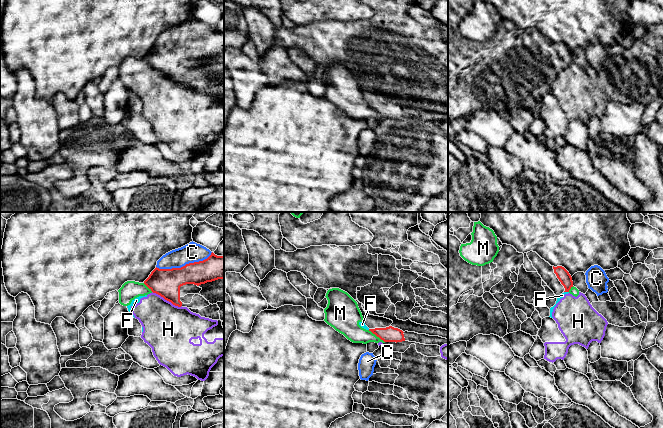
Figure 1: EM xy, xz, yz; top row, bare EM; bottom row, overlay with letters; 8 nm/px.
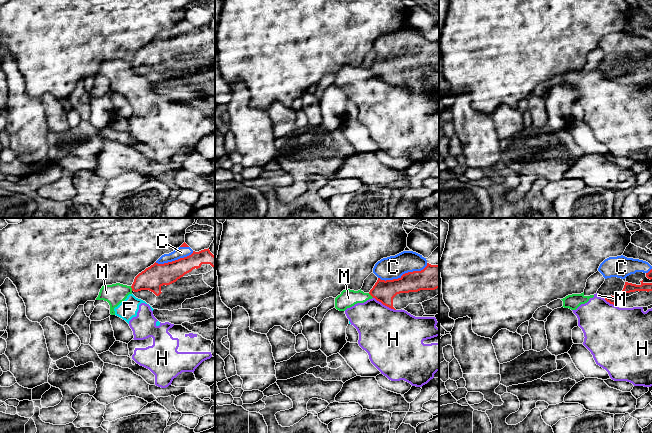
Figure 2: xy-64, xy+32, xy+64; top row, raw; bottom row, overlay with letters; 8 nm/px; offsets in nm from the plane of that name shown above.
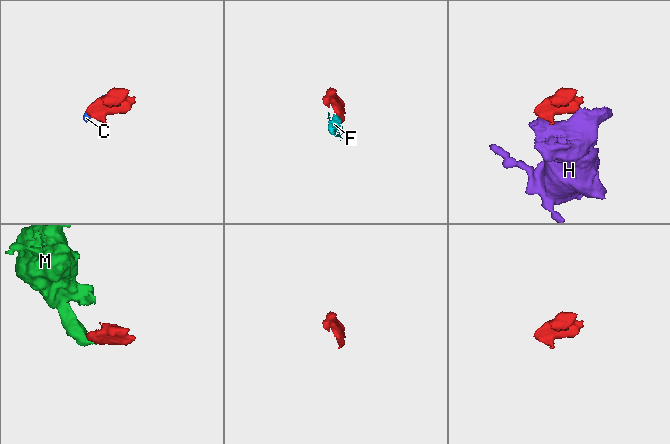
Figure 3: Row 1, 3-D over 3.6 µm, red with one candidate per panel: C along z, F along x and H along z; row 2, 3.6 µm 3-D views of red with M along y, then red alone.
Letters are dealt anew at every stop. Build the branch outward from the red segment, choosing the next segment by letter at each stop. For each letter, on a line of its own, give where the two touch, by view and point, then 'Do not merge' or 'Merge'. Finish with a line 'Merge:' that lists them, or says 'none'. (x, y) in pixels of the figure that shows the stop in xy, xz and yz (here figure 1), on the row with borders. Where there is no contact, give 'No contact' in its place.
C: Touches red at xy (185, 265). Merge
F: Touches red at yz (566, 291). Do not merge
H: Touches red at xy (167, 300). Do not merge
M: Touches red at xz (376, 335). Do not merge
Merge: C

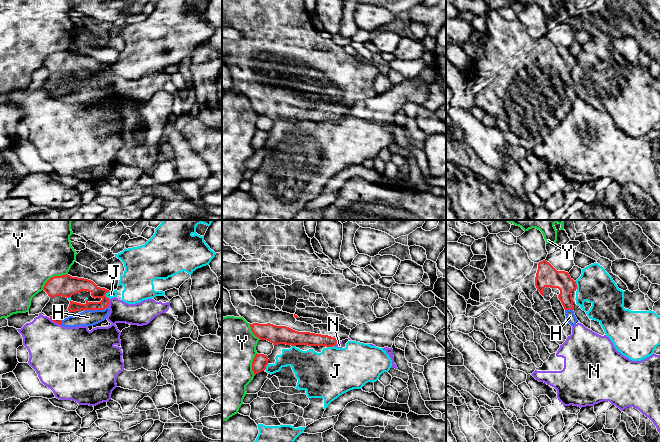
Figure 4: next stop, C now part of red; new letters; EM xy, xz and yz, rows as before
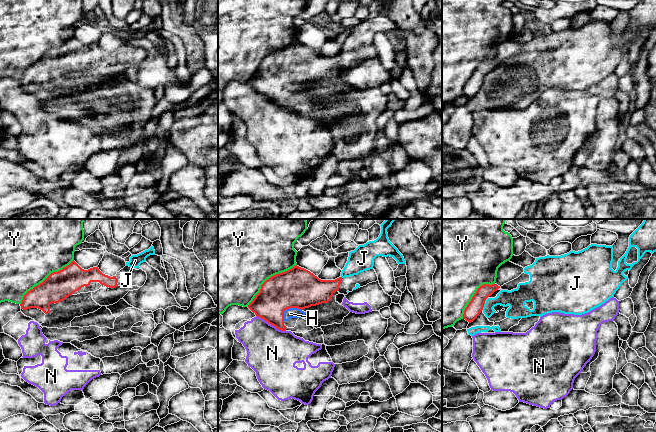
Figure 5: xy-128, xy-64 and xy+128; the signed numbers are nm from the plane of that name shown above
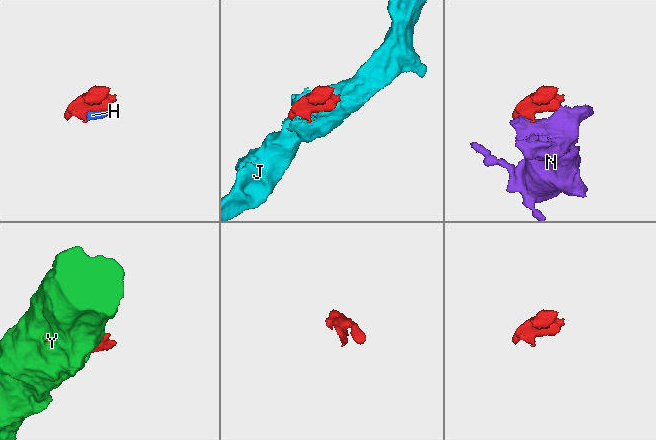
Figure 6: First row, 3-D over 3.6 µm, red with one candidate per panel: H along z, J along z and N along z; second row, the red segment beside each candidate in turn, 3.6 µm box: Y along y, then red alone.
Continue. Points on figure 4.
H: Touches red at xy (95, 309). Merge
J: Touches red at xy (105, 294). Do not merge
N: Touches red at xy (55, 322). Do not merge
Y: Touches red at xy (54, 276). Do not merge
Merge: H

